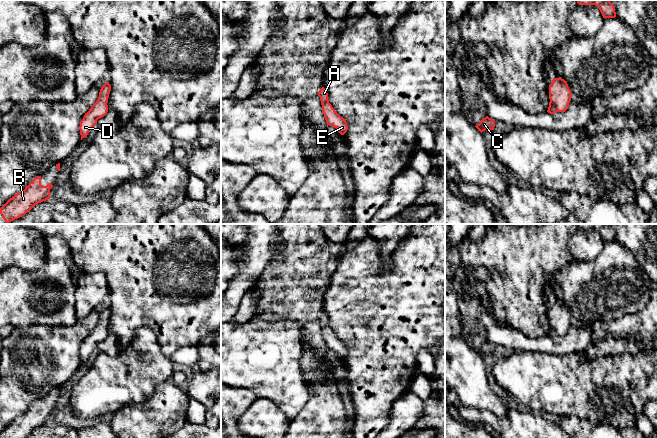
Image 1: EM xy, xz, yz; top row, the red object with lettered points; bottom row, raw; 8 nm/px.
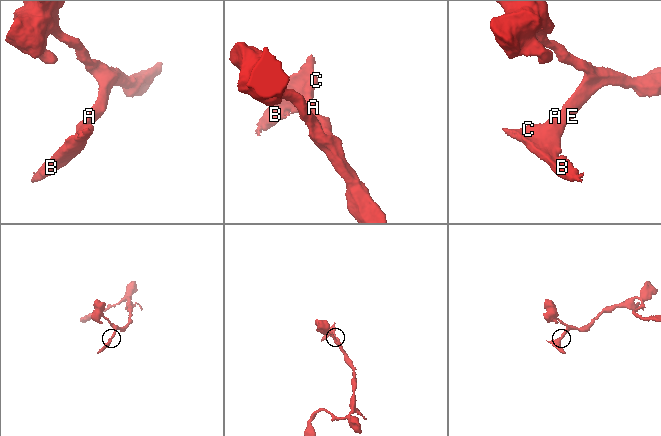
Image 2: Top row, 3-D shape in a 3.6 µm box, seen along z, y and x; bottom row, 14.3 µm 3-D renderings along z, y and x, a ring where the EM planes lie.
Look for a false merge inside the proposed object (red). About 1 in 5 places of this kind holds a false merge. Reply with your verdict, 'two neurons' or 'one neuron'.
one neuron

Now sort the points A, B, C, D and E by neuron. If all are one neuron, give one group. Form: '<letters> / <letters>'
A B C D E

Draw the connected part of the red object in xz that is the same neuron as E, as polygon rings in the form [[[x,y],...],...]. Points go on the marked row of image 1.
[[[322,87],[319,90],[318,96],[321,100],[322,112],[324,114],[327,125],[336,128],[341,135],[344,135],[348,130],[347,122],[329,103],[327,90]]]

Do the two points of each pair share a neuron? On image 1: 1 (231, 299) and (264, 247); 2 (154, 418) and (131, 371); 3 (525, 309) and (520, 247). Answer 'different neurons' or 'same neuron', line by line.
1: same neuron
2: different neurons
3: same neuron

